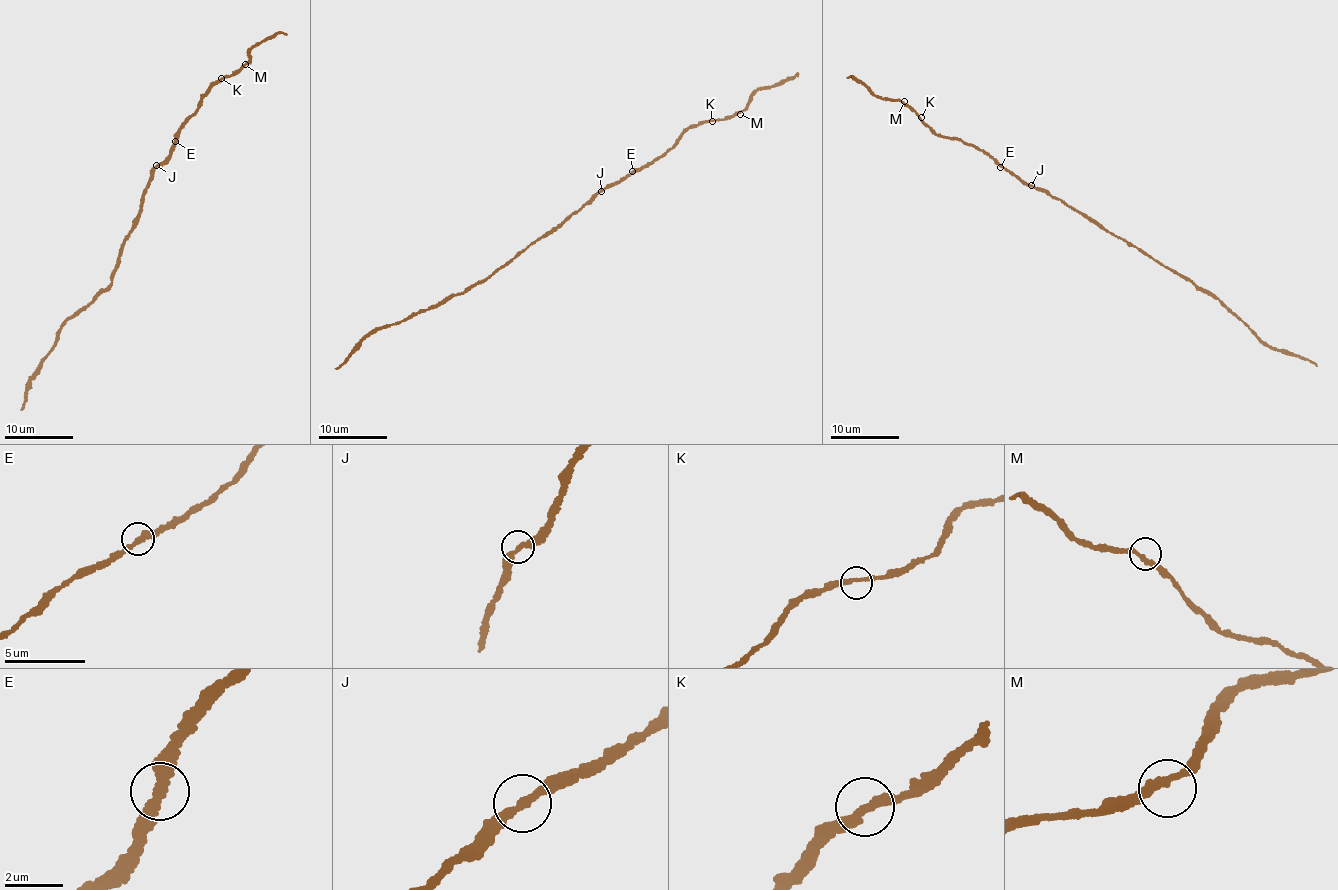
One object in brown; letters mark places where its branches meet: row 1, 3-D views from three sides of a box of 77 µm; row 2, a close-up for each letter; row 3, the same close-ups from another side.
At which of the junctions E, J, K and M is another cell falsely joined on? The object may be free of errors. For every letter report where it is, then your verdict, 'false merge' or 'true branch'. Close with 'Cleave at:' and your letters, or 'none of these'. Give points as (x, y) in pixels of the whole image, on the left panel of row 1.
E: at (175, 141); true branch
J: at (156, 165); true branch
K: at (221, 78); true branch
M: at (245, 64); true branch
Cleave at: none of these

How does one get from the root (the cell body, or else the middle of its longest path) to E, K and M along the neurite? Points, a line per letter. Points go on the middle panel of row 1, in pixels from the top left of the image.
E: (564, 220), (582, 204), (632, 171)
K: (564, 220), (605, 188), (653, 163), (686, 130), (712, 121)
M: (564, 220), (605, 188), (653, 163), (686, 130), (740, 114)

